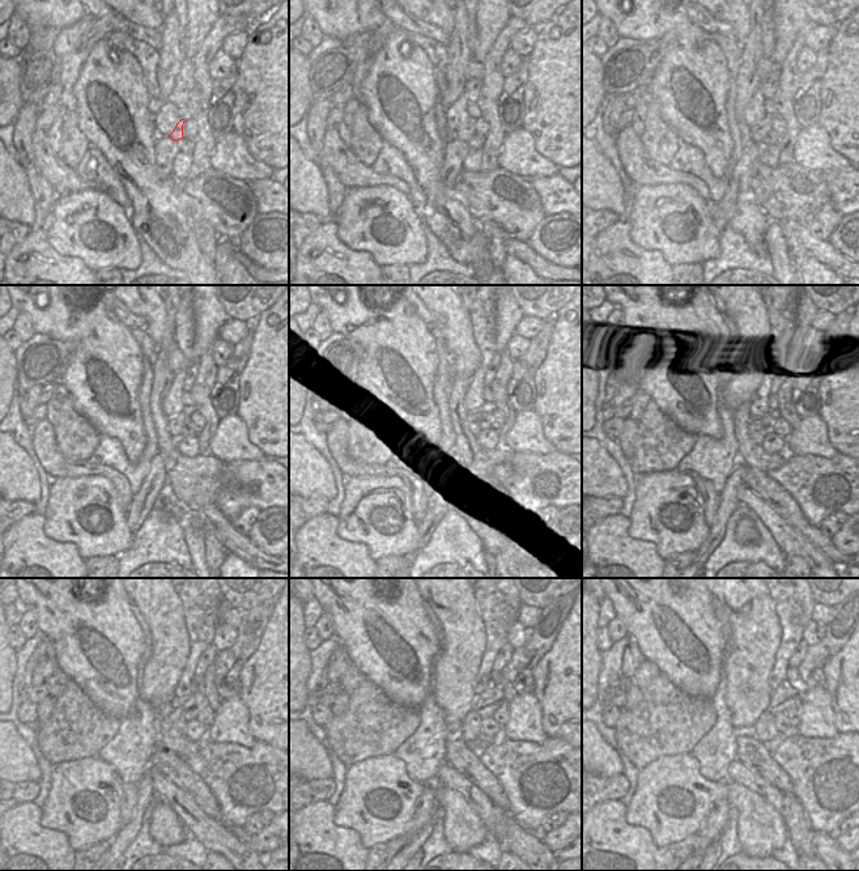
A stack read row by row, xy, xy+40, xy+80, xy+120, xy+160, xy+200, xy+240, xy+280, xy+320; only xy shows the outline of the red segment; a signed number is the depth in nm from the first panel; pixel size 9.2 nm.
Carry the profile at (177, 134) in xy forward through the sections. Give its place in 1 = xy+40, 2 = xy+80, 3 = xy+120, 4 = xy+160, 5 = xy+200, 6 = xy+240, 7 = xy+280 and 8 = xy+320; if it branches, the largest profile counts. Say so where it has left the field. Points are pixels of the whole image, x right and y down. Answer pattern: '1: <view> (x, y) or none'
1: xy+40 (467, 130)
2: xy+80 (757, 132)
3: xy+120 (175, 423)
4: xy+160 (471, 421)
5: xy+200 (769, 420)
6: xy+240 (196, 701)
7: xy+280 (490, 699)
8: xy+320 (785, 696)

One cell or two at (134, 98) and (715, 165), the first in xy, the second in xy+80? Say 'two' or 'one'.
one

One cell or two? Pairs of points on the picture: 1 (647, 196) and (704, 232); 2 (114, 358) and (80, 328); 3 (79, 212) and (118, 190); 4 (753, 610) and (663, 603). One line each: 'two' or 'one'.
1: one
2: one
3: two
4: two

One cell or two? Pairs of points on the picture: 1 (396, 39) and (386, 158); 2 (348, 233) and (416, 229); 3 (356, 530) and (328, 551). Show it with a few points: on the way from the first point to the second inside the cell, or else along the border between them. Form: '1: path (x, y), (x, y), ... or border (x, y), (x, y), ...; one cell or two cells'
1: border (385, 141), (395, 147), (408, 165); two cells
2: path (365, 242), (375, 242), (391, 247), (399, 246); one cell
3: border (337, 517), (337, 535), (361, 542), (369, 556); two cells

